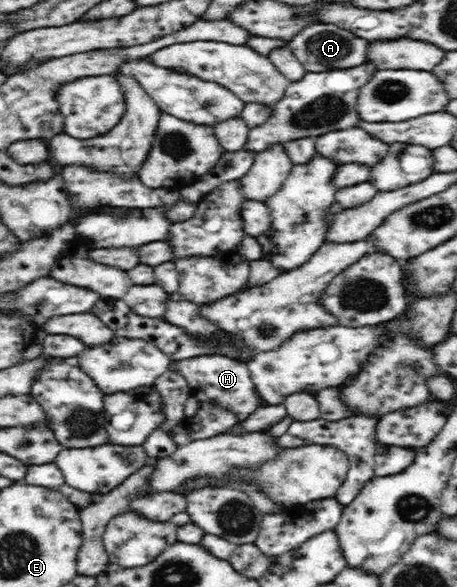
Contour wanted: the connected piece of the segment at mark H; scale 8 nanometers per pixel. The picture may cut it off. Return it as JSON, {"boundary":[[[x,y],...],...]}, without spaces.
{"boundary":[[[220,354],[202,355],[175,361],[181,376],[189,383],[191,394],[201,401],[214,401],[216,405],[236,412],[238,420],[244,420],[258,406],[262,399],[250,379],[248,367],[244,361],[233,359]]]}

